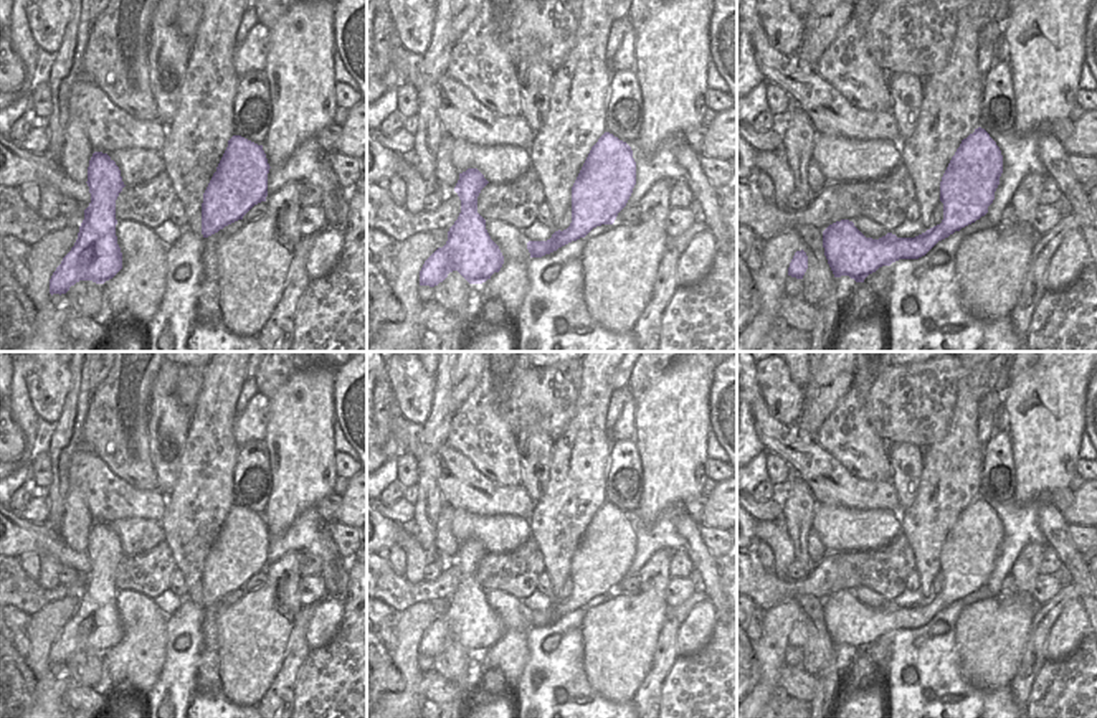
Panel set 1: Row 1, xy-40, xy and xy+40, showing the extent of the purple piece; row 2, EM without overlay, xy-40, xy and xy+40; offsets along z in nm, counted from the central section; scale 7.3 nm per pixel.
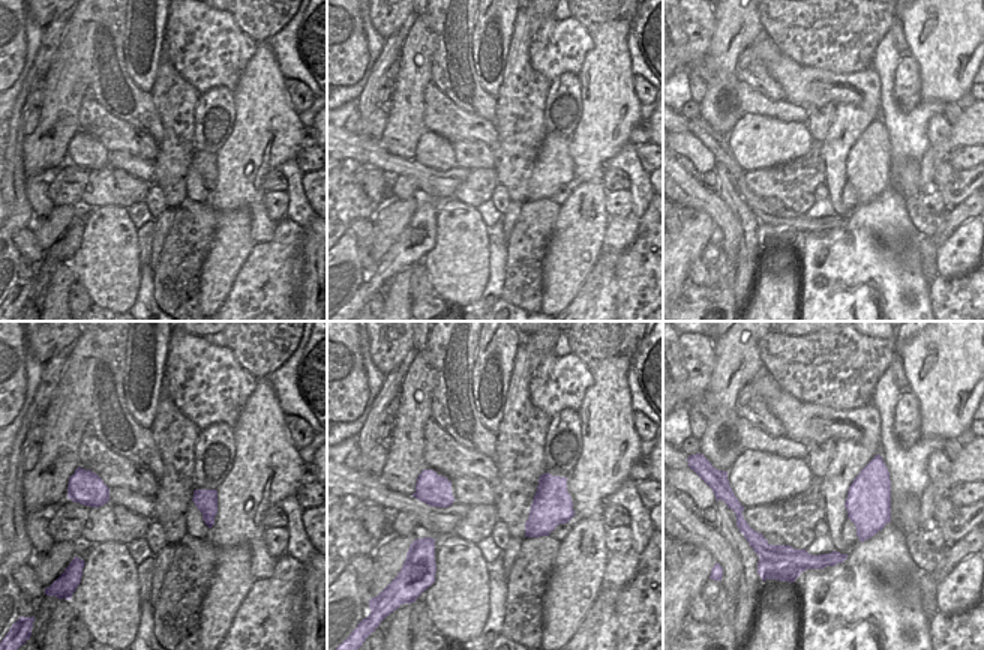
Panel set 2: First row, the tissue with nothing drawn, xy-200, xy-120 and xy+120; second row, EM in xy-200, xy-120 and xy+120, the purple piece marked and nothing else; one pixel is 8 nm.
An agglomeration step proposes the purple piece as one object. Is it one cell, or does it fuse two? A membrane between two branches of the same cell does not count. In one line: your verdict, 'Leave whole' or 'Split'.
Split.

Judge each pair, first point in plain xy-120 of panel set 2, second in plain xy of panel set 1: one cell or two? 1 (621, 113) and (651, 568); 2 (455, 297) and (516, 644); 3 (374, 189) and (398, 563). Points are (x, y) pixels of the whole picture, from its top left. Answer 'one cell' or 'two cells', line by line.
1: two cells
2: one cell
3: one cell

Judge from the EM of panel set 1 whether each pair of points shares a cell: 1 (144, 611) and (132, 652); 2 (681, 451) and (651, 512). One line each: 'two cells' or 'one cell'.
1: one cell
2: one cell

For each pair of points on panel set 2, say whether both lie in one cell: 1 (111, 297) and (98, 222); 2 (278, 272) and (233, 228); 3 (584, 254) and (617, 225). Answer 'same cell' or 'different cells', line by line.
1: same cell
2: different cells
3: different cells

